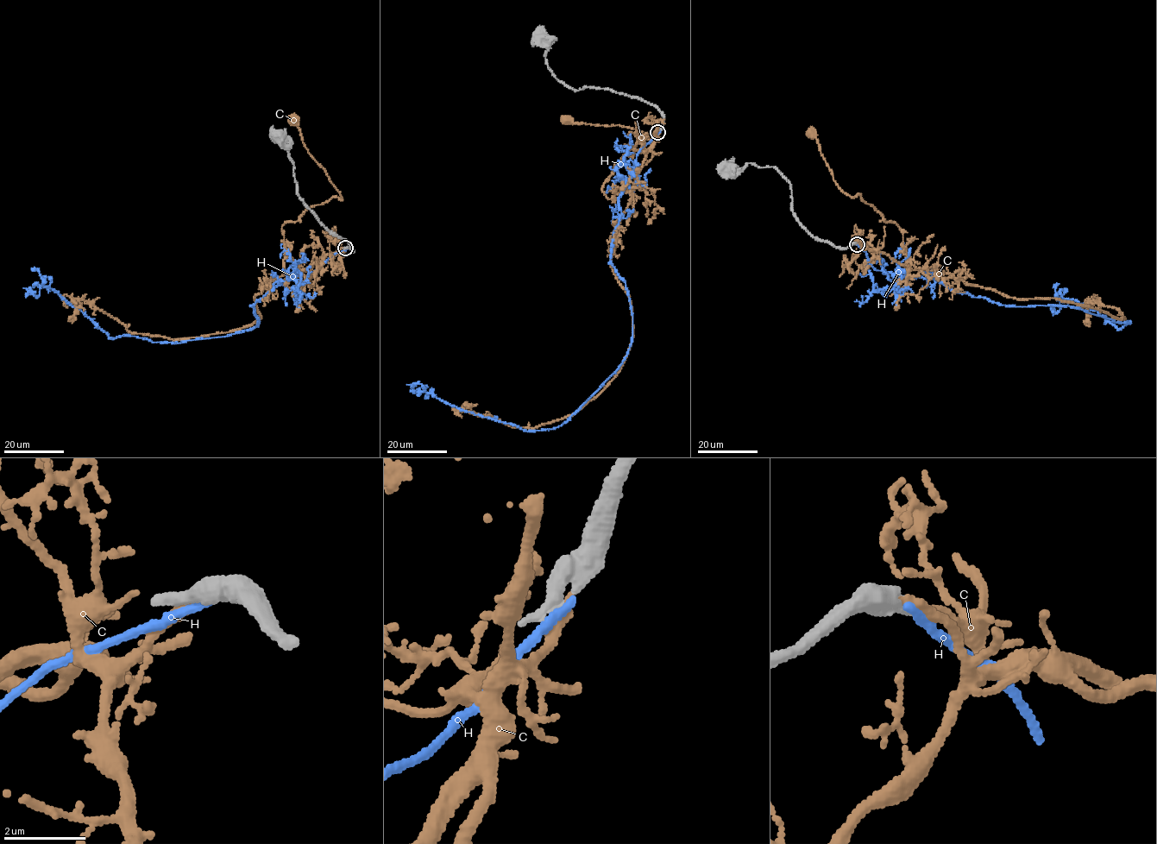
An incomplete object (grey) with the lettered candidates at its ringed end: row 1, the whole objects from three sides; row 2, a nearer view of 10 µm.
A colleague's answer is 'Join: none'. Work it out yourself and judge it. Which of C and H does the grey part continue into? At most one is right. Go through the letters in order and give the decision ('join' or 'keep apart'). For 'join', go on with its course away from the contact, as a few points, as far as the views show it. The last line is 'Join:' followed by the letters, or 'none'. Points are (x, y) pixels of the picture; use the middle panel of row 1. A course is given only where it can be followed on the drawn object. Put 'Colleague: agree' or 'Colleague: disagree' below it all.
C: keep apart
H: keep apart
Join: none
Colleague: agree

